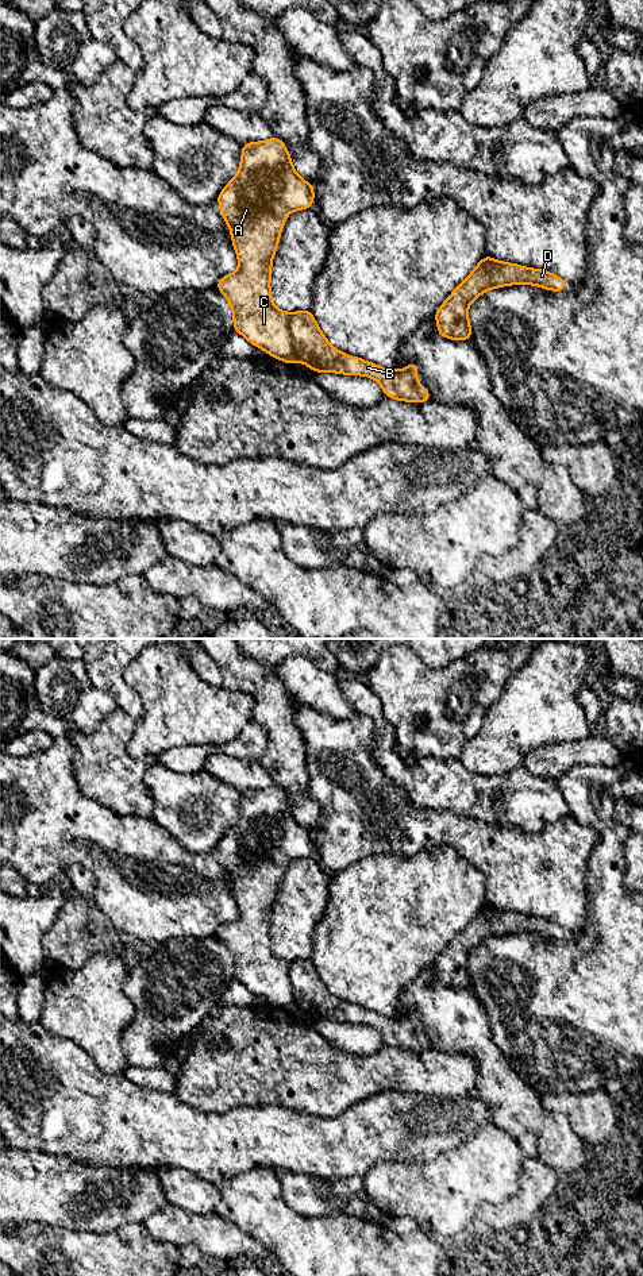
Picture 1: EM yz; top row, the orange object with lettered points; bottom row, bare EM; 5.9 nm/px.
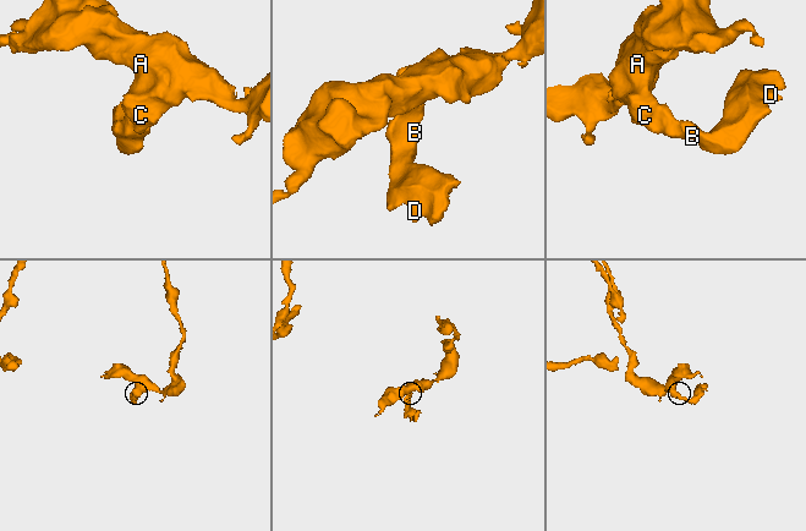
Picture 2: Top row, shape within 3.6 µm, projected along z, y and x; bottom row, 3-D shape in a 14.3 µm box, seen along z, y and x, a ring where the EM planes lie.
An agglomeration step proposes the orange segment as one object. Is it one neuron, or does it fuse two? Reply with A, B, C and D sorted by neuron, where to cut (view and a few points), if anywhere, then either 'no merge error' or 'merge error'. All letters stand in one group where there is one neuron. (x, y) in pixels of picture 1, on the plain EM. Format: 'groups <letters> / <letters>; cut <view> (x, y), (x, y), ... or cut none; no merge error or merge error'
groups A C / B D; cut yz (289, 963), (289, 995), (297, 1007); merge error

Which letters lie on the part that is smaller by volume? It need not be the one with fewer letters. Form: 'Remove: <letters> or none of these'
Remove: B, D

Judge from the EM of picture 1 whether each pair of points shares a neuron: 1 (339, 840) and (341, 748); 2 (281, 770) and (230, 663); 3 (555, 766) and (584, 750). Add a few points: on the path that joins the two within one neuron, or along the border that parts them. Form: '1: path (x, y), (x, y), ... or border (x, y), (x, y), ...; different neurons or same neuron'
1: path (353, 817), (353, 787), (347, 782), (347, 771); same neuron
2: path (281, 743), (280, 720), (273, 705), (257, 689); same neuron
3: path (562, 759), (569, 754), (577, 752); same neuron

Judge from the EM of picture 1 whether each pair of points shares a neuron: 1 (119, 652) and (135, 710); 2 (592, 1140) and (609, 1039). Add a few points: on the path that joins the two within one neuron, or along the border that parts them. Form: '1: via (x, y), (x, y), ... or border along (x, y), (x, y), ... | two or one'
1: via (116, 667), (116, 686), (124, 696) | one
2: border along (609, 1086), (570, 1093) | two

